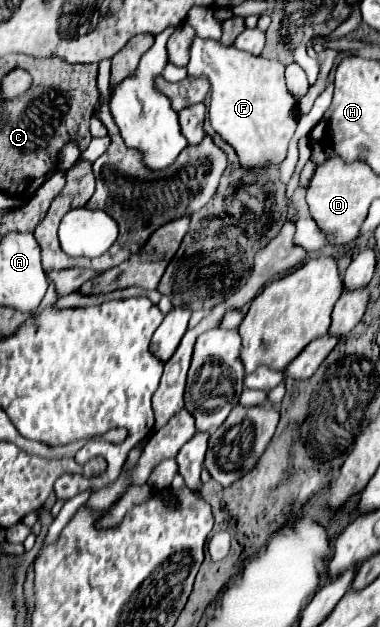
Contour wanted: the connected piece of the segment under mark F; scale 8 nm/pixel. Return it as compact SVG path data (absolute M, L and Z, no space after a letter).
M196 37L190 49L188 75L206 75L210 79L210 125L226 143L234 147L244 171L282 165L282 161L286 159L288 143L296 131L296 99L286 87L284 65L280 61L268 61L264 57L254 57L250 53L238 51L236 47L224 47L220 41L202 41L200 37Z

